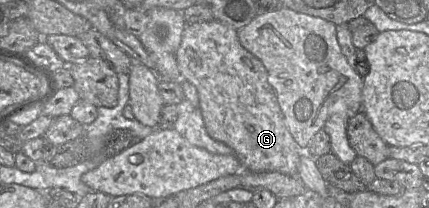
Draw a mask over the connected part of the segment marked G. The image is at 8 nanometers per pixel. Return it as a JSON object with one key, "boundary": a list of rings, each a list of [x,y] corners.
{"boundary":[[[214,19],[186,25],[176,52],[181,78],[195,86],[205,128],[211,138],[234,150],[242,170],[249,172],[280,172],[297,176],[300,158],[307,155],[288,130],[276,94],[268,82],[268,73],[262,62],[243,48],[237,30]]]}

